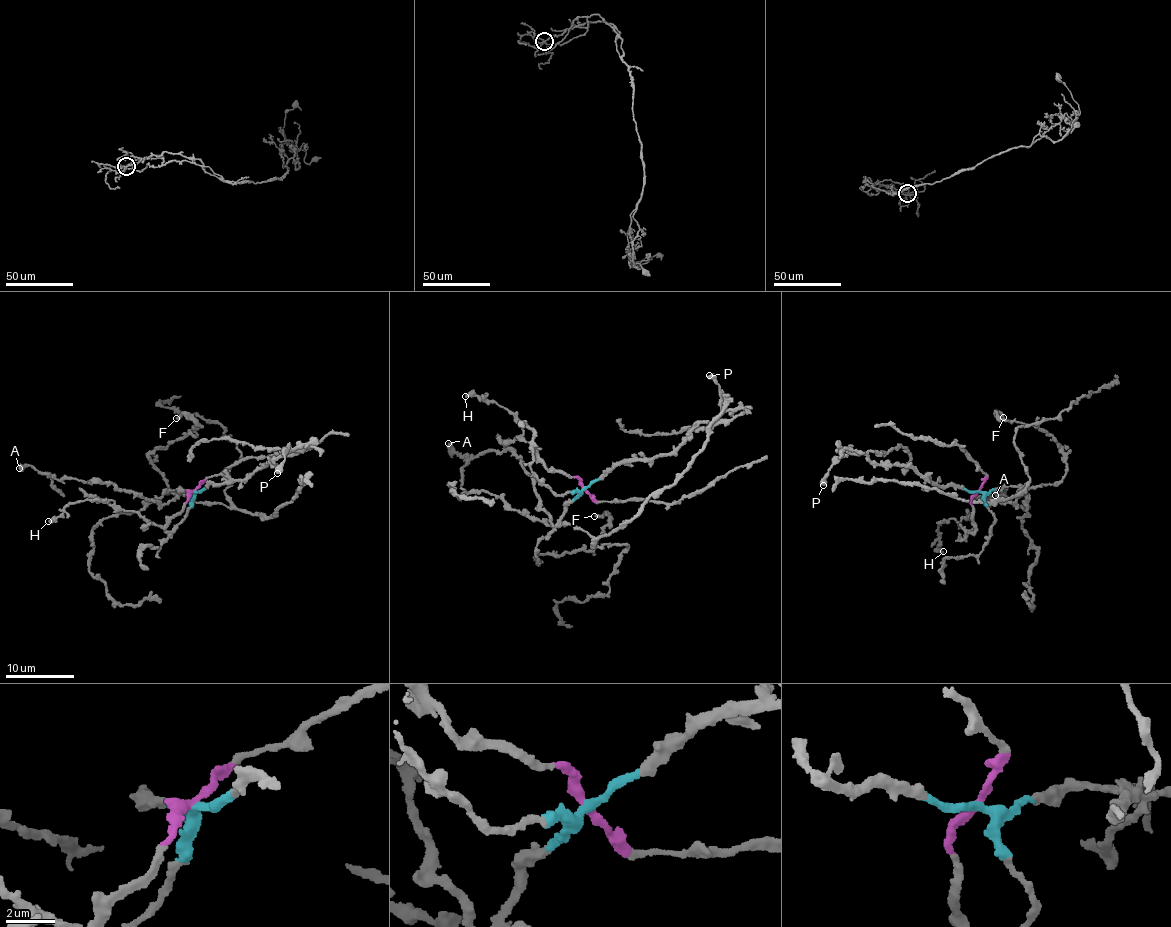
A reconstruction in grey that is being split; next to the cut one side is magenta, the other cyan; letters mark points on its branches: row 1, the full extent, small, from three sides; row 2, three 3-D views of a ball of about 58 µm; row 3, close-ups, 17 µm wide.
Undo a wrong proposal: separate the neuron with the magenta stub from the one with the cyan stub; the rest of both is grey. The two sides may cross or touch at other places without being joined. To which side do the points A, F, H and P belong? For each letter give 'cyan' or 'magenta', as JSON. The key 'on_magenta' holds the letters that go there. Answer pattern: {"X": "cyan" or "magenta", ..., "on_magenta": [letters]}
{"A": "cyan", "F": "cyan", "H": "magenta", "P": "cyan", "on_magenta": ["H"]}

